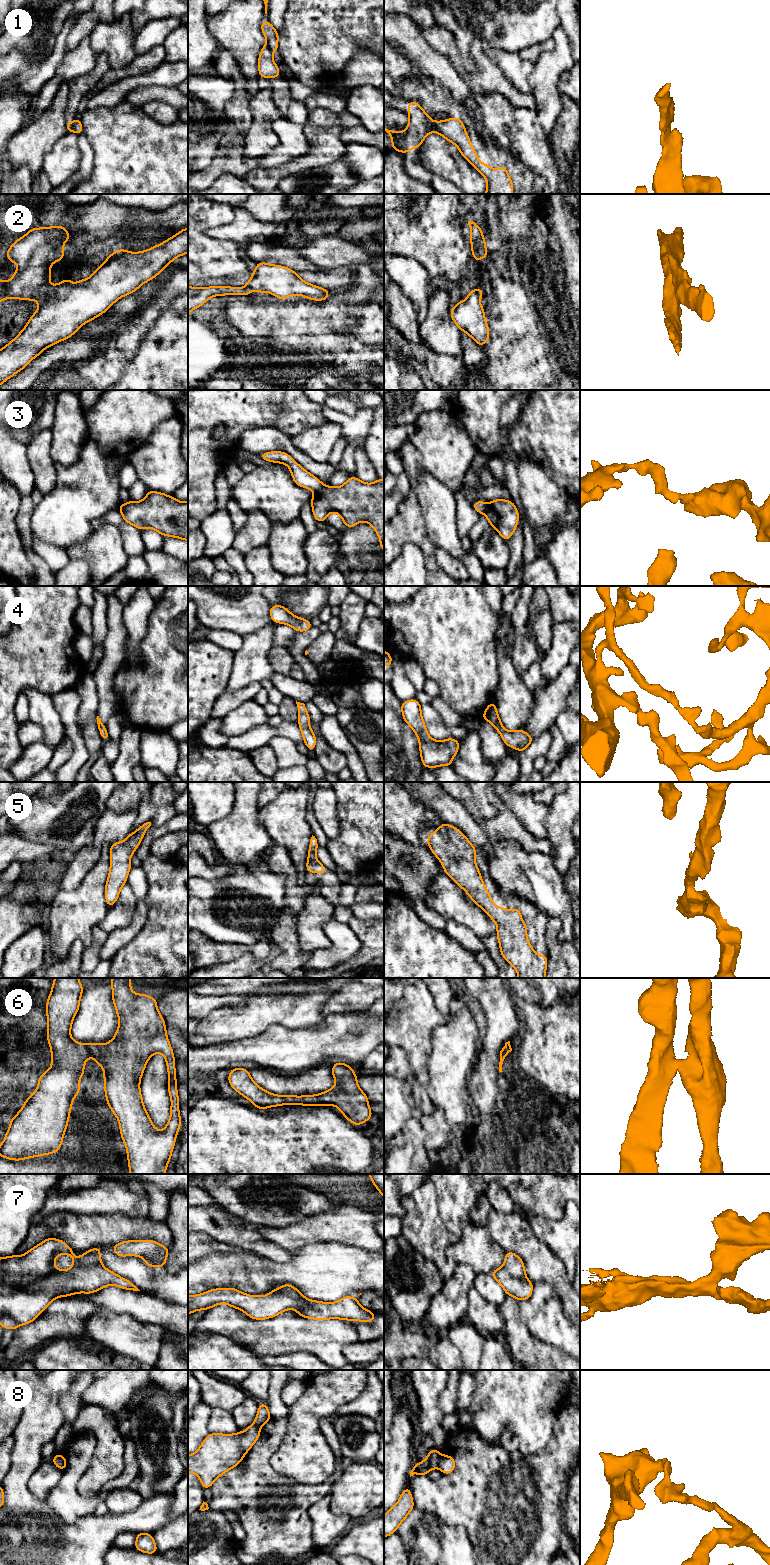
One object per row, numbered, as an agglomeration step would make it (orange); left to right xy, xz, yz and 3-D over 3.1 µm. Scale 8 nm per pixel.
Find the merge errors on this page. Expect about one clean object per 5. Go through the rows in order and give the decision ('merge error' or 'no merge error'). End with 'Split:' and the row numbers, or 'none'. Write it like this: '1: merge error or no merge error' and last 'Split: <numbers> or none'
1: merge error
2: merge error
3: merge error
4: no merge error
5: no merge error
6: merge error
7: merge error
8: merge error
Split: 1, 2, 3, 6, 7, 8

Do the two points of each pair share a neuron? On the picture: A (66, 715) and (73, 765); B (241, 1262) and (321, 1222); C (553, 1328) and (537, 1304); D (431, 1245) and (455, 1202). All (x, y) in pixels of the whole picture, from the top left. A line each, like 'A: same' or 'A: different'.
A: same
B: different
C: same
D: different

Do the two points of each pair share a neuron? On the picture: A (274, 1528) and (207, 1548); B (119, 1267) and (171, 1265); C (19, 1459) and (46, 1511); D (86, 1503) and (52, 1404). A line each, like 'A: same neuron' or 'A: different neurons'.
A: different neurons
B: different neurons
C: same neuron
D: different neurons

